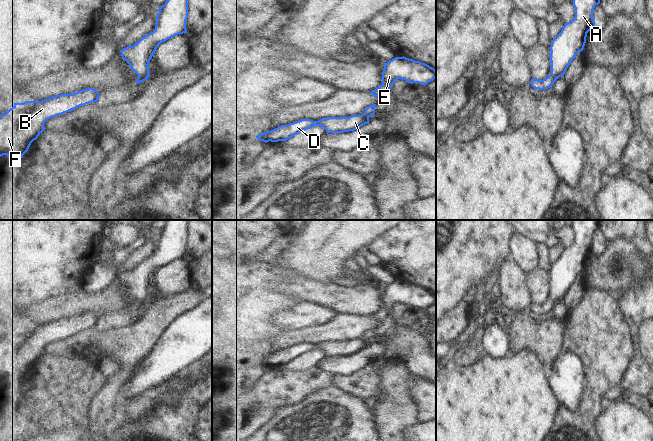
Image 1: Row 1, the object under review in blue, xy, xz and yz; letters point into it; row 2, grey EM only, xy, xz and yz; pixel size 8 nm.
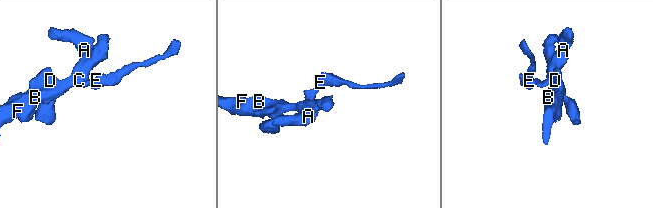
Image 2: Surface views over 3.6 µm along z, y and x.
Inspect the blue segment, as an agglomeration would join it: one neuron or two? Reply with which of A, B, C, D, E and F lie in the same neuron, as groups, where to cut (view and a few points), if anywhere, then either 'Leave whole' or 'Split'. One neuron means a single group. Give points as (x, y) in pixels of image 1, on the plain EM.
Groups: A B C D E F. No split. Leave whole

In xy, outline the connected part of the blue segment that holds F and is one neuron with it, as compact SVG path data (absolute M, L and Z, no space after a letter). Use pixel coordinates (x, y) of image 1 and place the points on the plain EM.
M88 312L74 318L61 318L44 323L42 325L25 325L14 327L5 338L0 339L0 381L6 379L11 385L23 382L31 367L46 353L45 346L58 339L62 339L80 330L97 326L99 317Z

